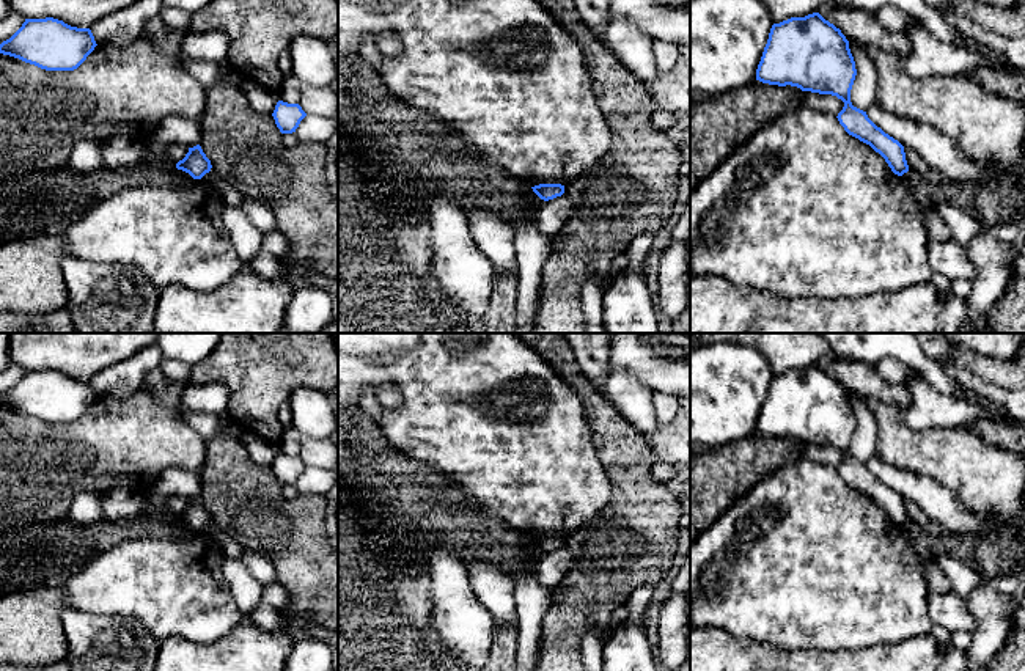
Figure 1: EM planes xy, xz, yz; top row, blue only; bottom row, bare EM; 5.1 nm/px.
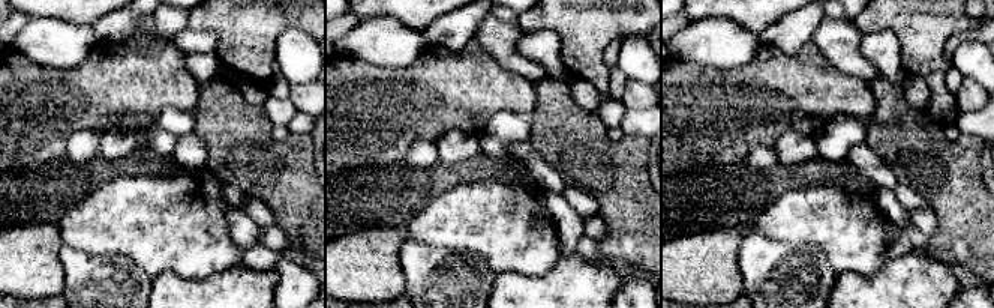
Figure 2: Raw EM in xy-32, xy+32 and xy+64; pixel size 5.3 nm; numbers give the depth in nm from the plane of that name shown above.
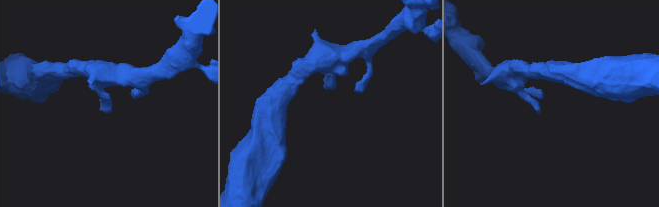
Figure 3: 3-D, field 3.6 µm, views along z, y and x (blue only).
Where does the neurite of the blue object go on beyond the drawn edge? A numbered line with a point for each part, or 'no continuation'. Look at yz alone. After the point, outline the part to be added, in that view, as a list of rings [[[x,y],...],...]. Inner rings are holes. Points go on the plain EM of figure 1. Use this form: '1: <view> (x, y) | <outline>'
no continuation

